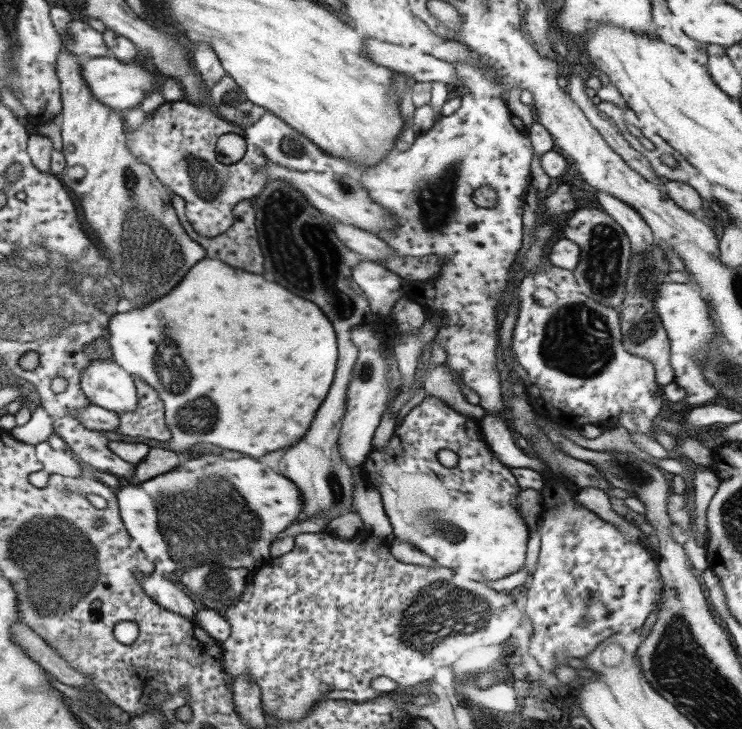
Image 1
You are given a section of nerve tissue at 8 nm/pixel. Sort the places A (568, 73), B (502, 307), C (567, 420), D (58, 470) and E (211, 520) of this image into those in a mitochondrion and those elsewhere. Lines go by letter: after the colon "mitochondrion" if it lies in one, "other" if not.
A: other
B: other
C: other
D: other
E: mitochondrion

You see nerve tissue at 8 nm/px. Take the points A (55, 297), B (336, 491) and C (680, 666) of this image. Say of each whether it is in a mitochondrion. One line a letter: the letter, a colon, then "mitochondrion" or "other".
A: mitochondrion
B: mitochondrion
C: mitochondrion

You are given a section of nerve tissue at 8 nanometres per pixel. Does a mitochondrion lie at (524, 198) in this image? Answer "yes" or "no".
no

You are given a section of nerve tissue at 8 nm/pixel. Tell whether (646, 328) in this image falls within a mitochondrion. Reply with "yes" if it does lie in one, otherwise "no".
yes

